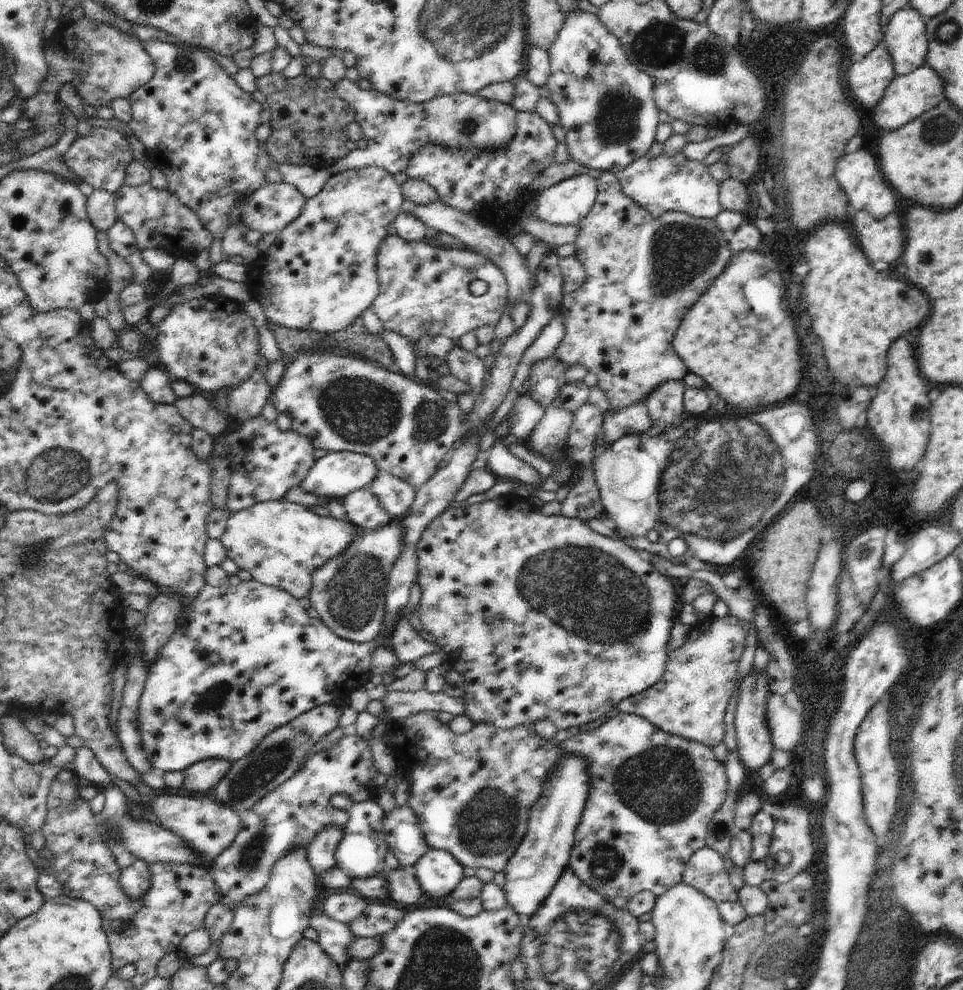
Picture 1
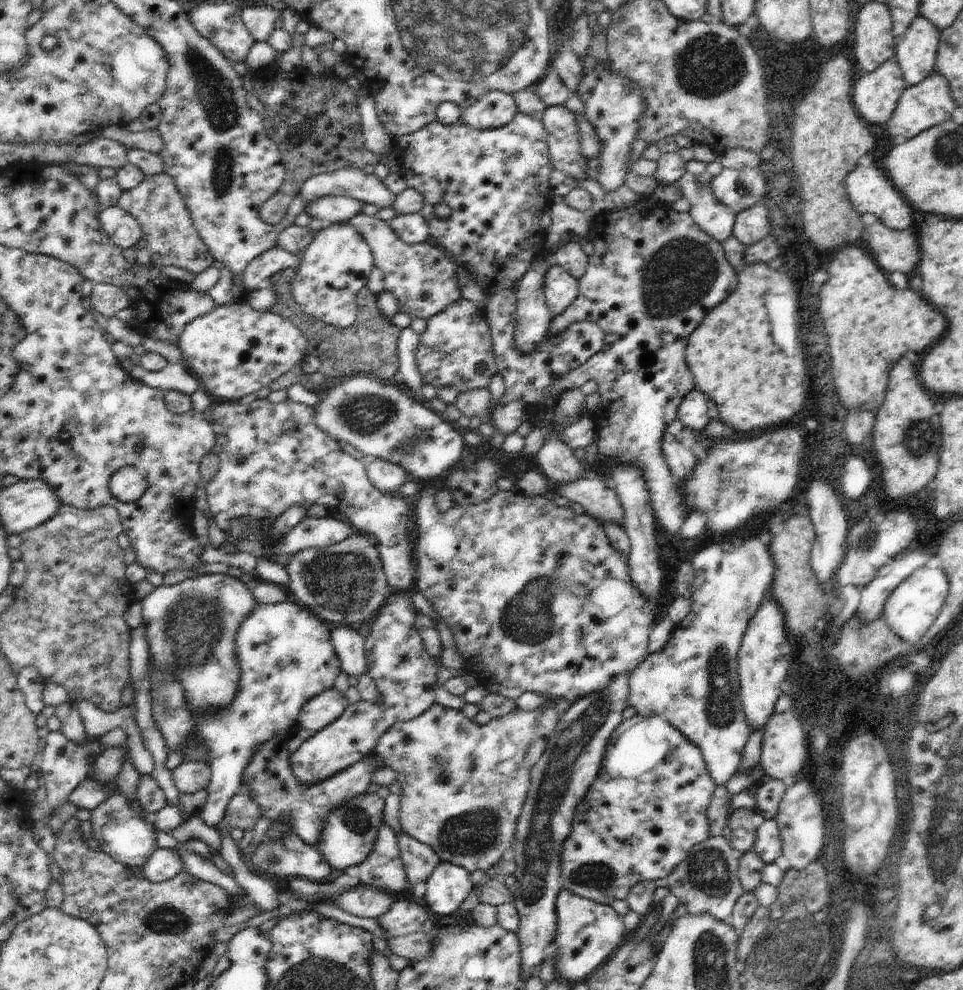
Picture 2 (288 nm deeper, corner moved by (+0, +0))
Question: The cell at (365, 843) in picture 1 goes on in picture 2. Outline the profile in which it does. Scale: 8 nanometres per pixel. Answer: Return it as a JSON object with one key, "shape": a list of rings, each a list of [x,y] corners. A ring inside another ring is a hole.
{"shape":[[[365,792],[361,796],[355,796],[355,800],[351,802],[345,802],[341,808],[333,810],[329,824],[325,824],[325,828],[321,830],[323,838],[317,844],[319,854],[327,860],[327,864],[333,870],[359,866],[369,856],[379,834],[379,824],[383,822],[383,806],[385,806],[383,798],[379,798],[377,794]]]}

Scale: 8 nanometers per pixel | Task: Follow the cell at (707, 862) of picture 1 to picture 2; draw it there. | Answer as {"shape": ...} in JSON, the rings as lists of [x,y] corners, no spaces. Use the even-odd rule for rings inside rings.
{"shape":[[[707,838],[703,844],[695,844],[685,860],[673,868],[673,872],[665,878],[667,880],[667,890],[673,894],[679,904],[687,908],[687,914],[703,914],[709,912],[721,922],[729,922],[729,916],[733,912],[733,906],[745,890],[741,888],[741,880],[737,878],[737,868],[739,868],[739,852],[731,848],[727,840],[719,838]]]}

